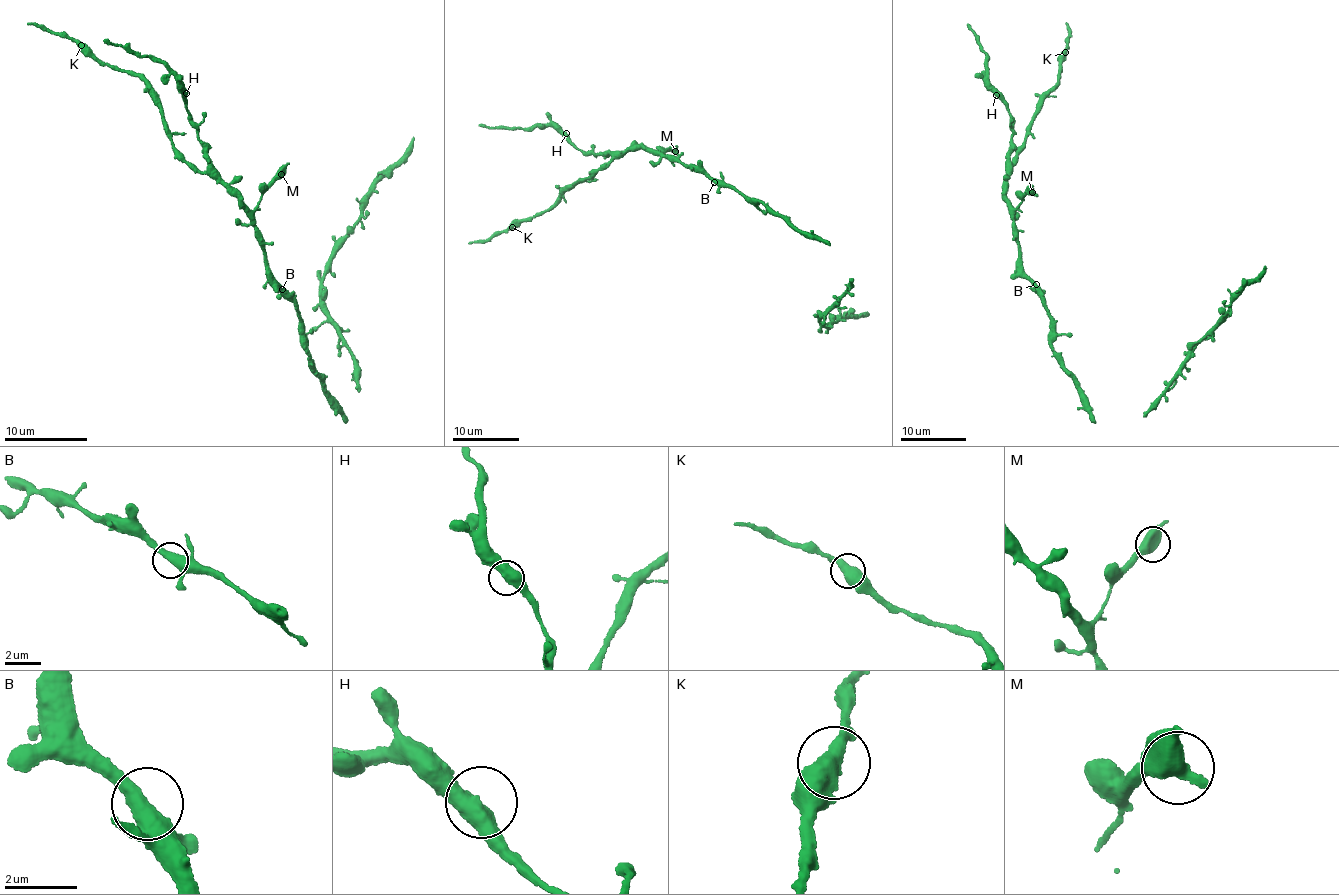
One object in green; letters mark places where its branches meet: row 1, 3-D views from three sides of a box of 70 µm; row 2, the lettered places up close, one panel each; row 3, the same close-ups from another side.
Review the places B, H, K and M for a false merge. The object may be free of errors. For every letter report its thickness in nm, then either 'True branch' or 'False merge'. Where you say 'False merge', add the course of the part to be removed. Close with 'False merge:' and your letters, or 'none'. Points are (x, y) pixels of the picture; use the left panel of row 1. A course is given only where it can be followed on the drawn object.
B: Thickness 500 nm. True branch
H: Thickness 500 nm. True branch
K: Thickness 550 nm. True branch
M: Thickness 550 nm. True branch
False merge: none

